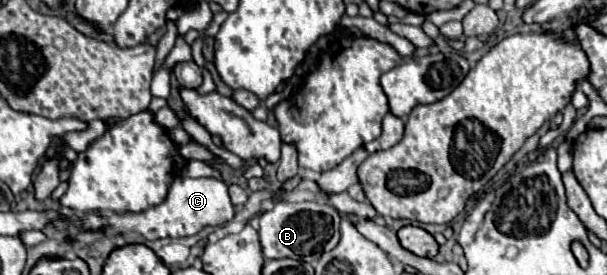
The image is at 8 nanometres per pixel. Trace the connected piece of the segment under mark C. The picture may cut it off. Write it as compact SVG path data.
M175 177L167 197L163 199L161 205L155 205L143 213L83 213L81 217L75 217L75 221L85 221L89 229L99 229L101 221L109 221L117 233L131 233L137 231L145 235L147 239L159 239L159 237L187 237L199 233L203 227L219 227L229 223L235 217L235 207L231 203L227 185L217 179L185 179L185 177Z

